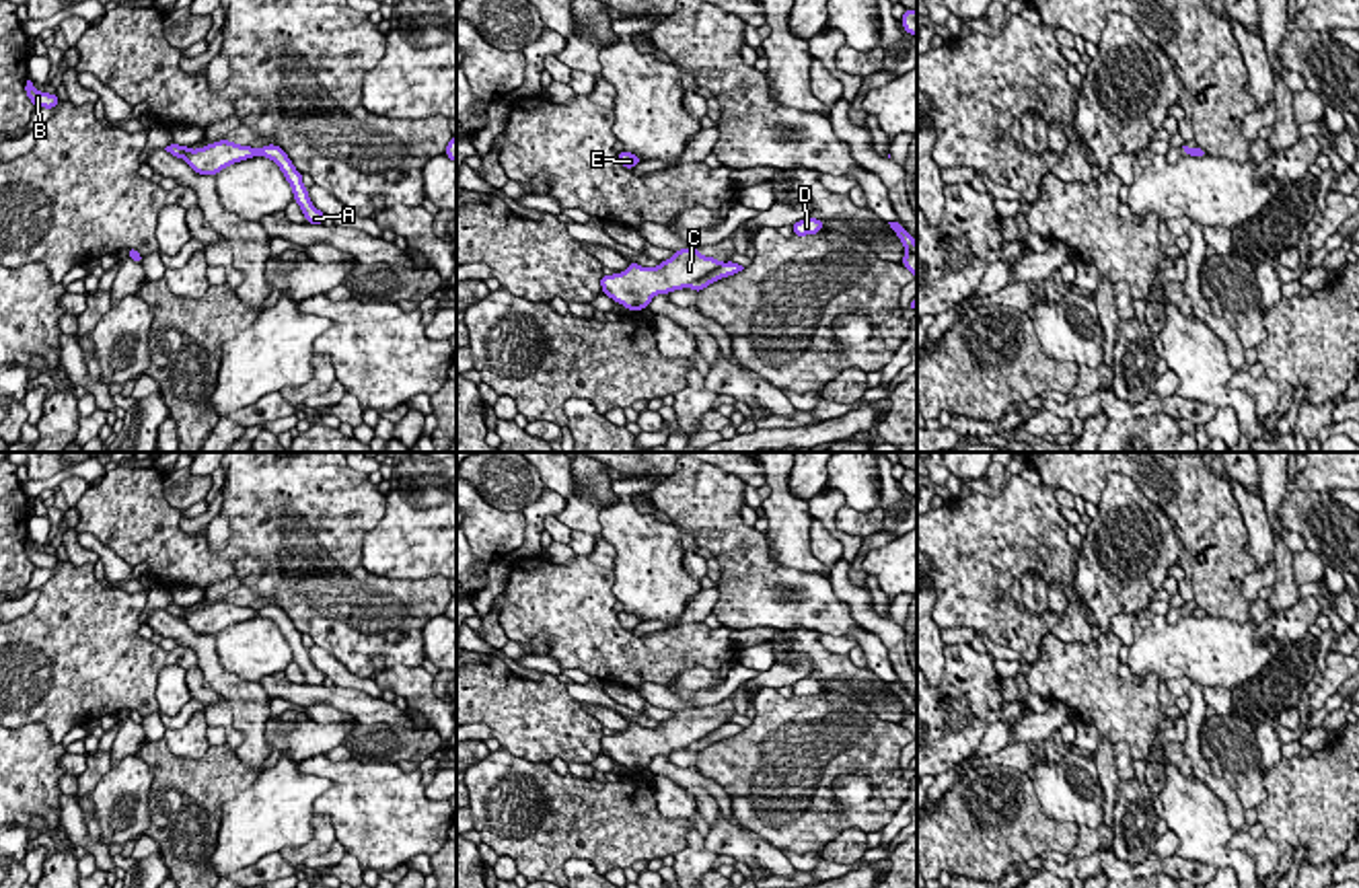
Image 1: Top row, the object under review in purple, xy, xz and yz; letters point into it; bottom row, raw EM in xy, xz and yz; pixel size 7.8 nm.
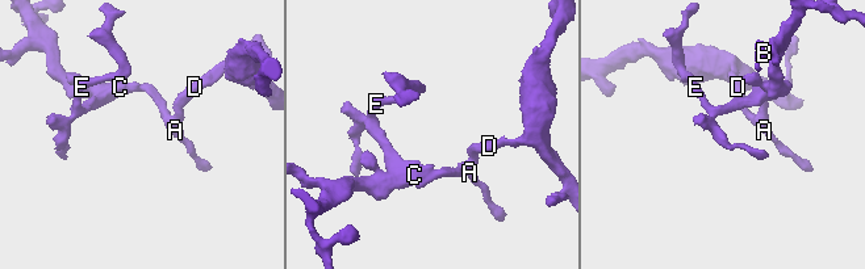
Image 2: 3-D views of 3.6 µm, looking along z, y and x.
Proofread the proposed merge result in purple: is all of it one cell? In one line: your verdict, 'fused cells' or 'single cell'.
fused cells

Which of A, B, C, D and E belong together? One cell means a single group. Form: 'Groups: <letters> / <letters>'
Groups: A D / B C E

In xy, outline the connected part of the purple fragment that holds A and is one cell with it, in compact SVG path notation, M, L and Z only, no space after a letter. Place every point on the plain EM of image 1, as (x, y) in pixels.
M267 604L257 610L257 617L271 619L280 627L280 631L284 633L286 641L292 648L294 662L304 672L306 682L308 684L323 684L325 674L313 666L313 662L308 658L308 650L302 645L302 633L296 631L296 627L288 619L288 615L280 606Z

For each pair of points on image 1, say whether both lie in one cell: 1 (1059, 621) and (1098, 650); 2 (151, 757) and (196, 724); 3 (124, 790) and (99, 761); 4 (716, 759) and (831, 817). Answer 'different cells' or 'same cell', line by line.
1: different cells
2: different cells
3: different cells
4: same cell

